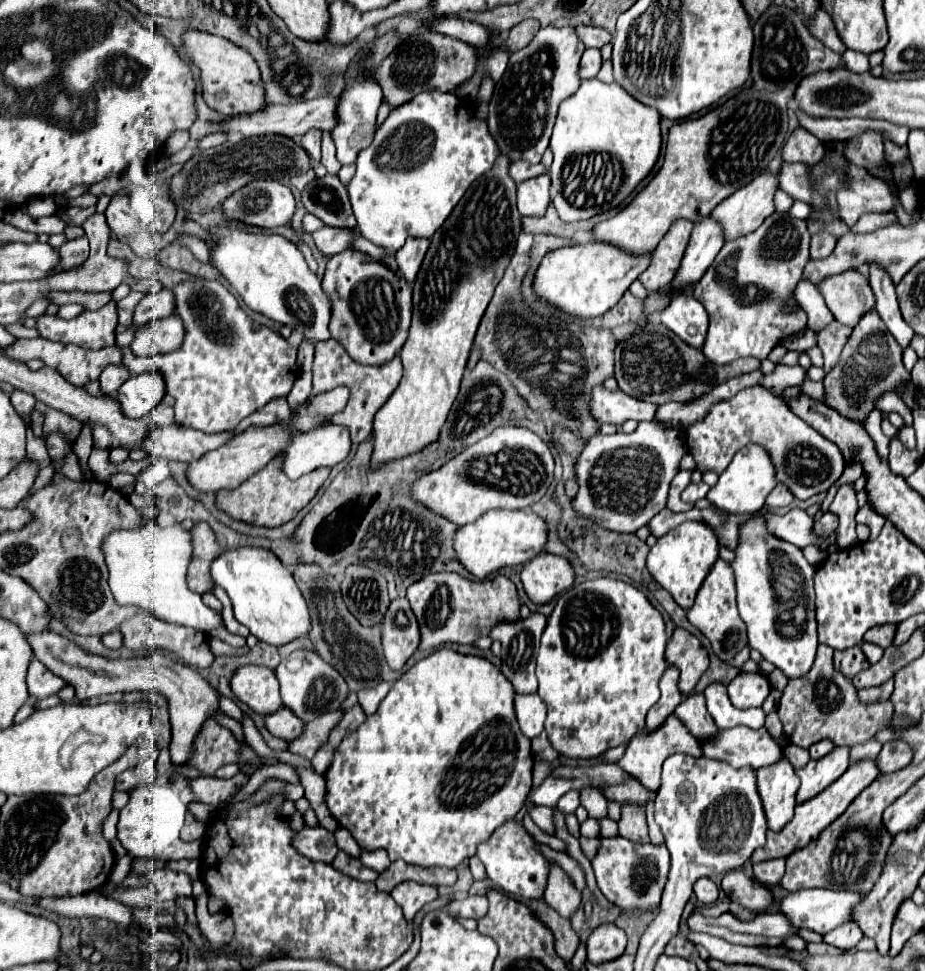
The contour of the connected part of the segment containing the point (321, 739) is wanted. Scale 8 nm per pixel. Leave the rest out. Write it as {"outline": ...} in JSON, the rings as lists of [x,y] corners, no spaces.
{"outline":[[[331,711],[331,713],[323,713],[323,717],[315,717],[315,721],[305,723],[303,733],[295,737],[295,741],[287,741],[287,749],[311,761],[319,745],[327,741],[329,731],[339,723],[341,715],[343,715],[341,711]]]}

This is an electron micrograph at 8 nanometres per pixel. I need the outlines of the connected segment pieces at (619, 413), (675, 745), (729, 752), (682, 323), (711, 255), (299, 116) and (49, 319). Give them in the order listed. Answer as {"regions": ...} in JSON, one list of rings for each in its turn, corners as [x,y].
{"regions":[[[[603,385],[591,389],[589,407],[597,423],[611,423],[621,427],[625,421],[651,421],[655,417],[657,405],[633,399],[621,391],[609,391]]],[[[671,715],[667,719],[667,723],[661,729],[657,729],[655,733],[645,733],[645,735],[633,737],[625,755],[623,755],[623,759],[619,761],[619,767],[623,767],[625,773],[631,773],[631,777],[635,777],[649,791],[657,791],[659,785],[661,785],[661,765],[673,753],[685,753],[685,755],[691,755],[691,757],[701,757],[701,749],[699,749],[697,739],[691,737],[687,727],[677,717]]],[[[733,727],[719,731],[715,739],[701,745],[703,757],[727,761],[735,769],[751,767],[761,769],[767,765],[775,765],[775,761],[783,759],[781,747],[771,739],[771,735],[763,729],[747,729]]],[[[681,293],[661,313],[661,323],[679,335],[687,345],[699,349],[707,337],[709,315],[691,293]]],[[[705,217],[701,223],[697,223],[691,233],[691,241],[685,251],[681,269],[677,271],[671,289],[675,287],[681,289],[685,285],[697,283],[717,257],[723,243],[725,243],[723,229],[719,229],[719,223],[715,219]]],[[[319,97],[319,99],[311,99],[311,101],[289,103],[289,105],[267,105],[267,109],[263,109],[259,113],[227,119],[225,127],[227,127],[227,131],[239,131],[243,137],[281,135],[281,137],[289,137],[295,143],[299,143],[303,133],[307,133],[309,129],[331,131],[335,127],[335,121],[337,121],[337,101],[339,101],[339,97]]],[[[109,301],[99,311],[83,311],[79,317],[67,321],[59,315],[43,313],[37,317],[37,333],[43,339],[73,343],[83,349],[103,349],[115,345],[117,309],[115,301]]]]}

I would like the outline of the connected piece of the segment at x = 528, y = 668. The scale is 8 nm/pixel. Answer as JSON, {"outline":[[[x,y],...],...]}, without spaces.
{"outline":[[[539,613],[529,615],[525,621],[517,623],[501,623],[495,625],[489,633],[493,641],[503,645],[501,649],[501,673],[511,681],[515,693],[537,693],[537,677],[535,677],[535,653],[539,653],[539,639],[545,629],[545,617]]]}

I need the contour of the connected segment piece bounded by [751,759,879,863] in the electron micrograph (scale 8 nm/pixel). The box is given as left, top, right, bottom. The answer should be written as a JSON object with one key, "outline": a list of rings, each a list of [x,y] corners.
{"outline":[[[863,759],[863,761],[857,761],[855,765],[849,765],[849,769],[835,781],[831,783],[825,791],[821,791],[817,797],[809,799],[807,803],[801,803],[795,807],[795,817],[783,827],[783,831],[779,833],[769,833],[767,835],[767,843],[763,847],[759,847],[751,861],[757,863],[757,861],[767,861],[767,859],[777,859],[777,857],[789,857],[795,849],[799,847],[805,847],[809,841],[817,839],[819,833],[829,827],[849,805],[851,801],[865,789],[869,787],[879,775],[879,767],[877,767],[877,761],[875,759]]]}

